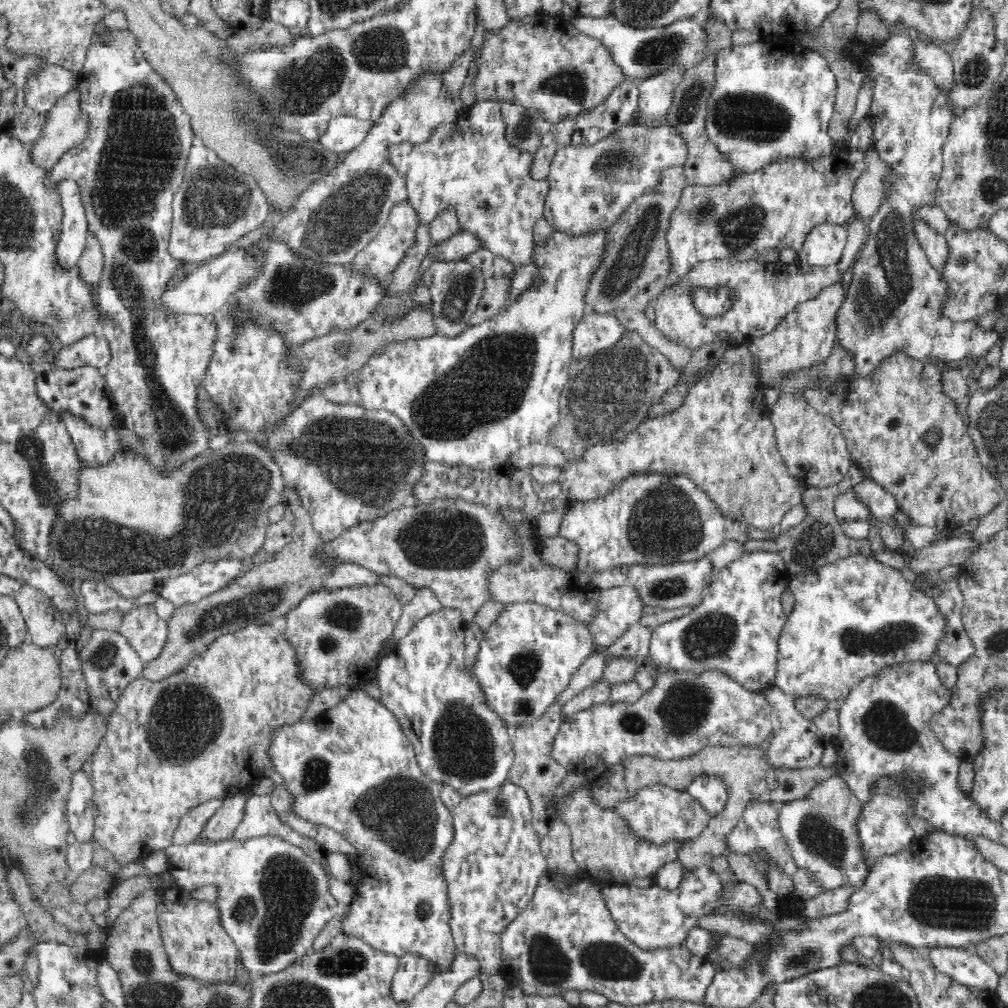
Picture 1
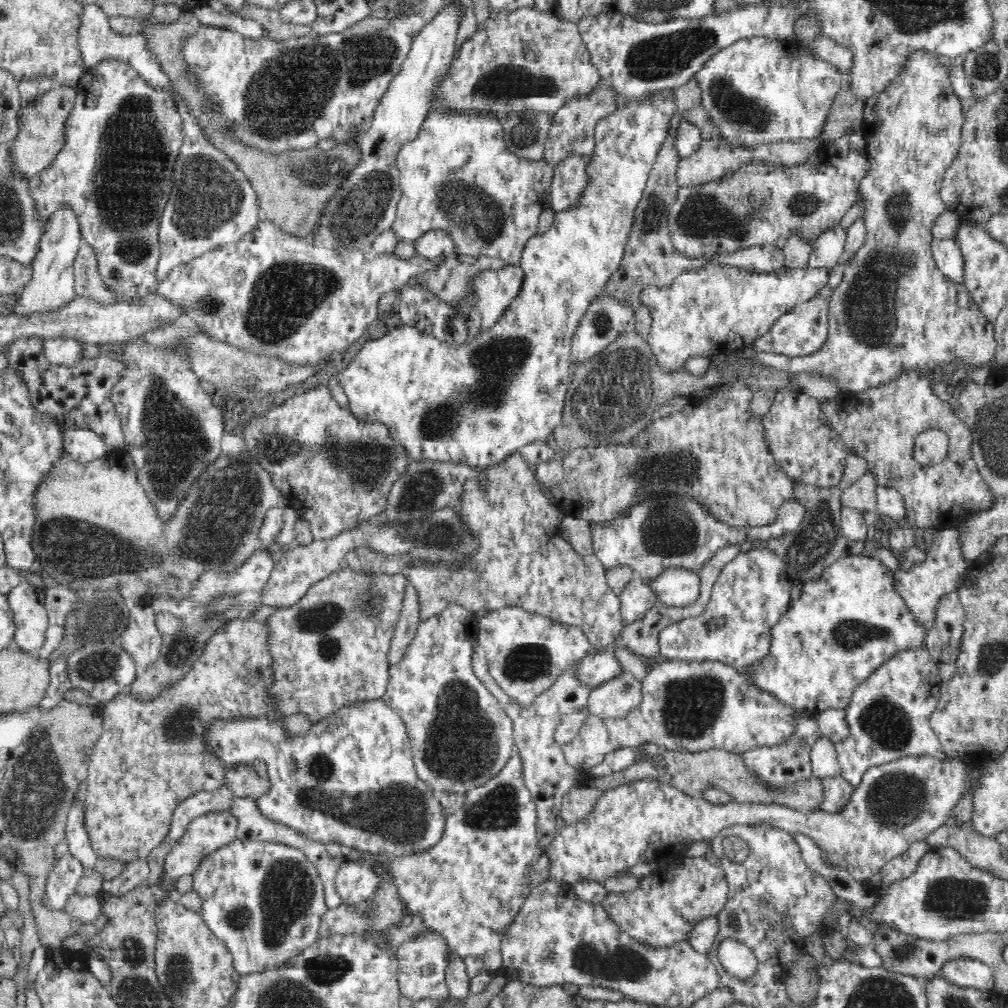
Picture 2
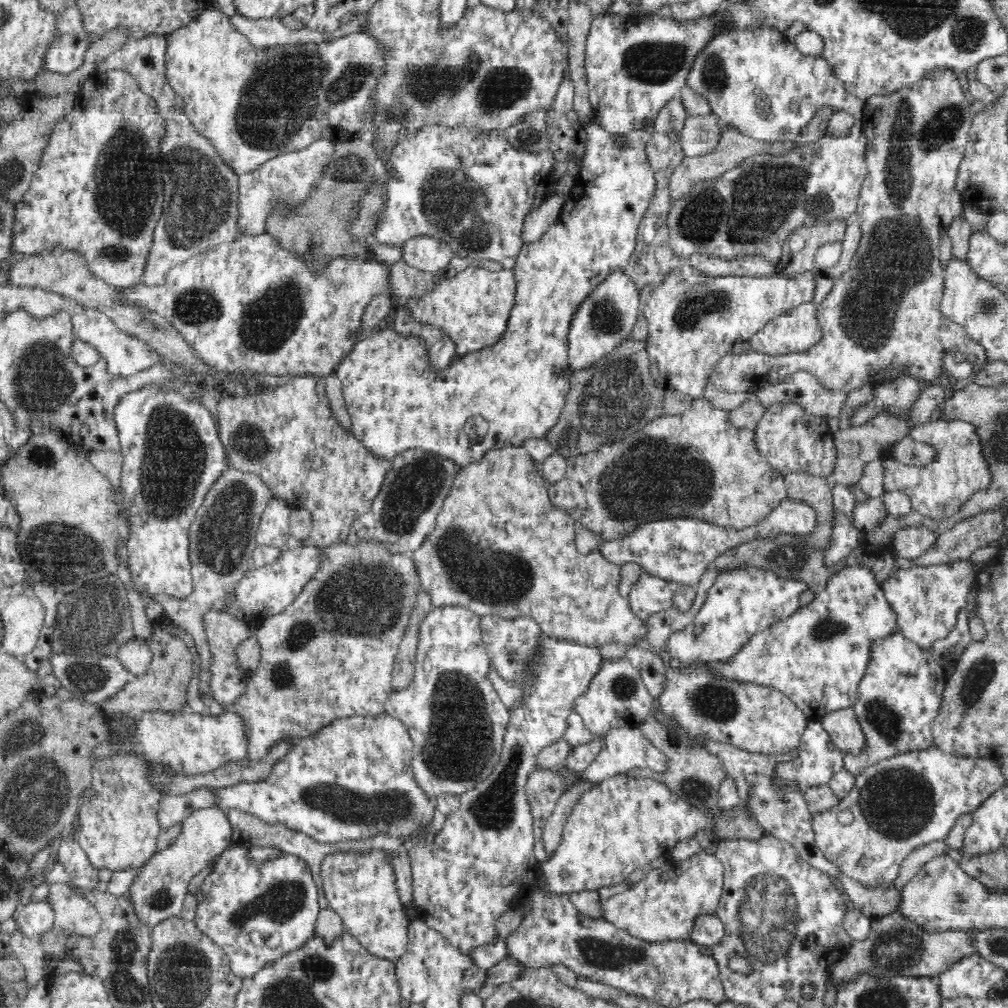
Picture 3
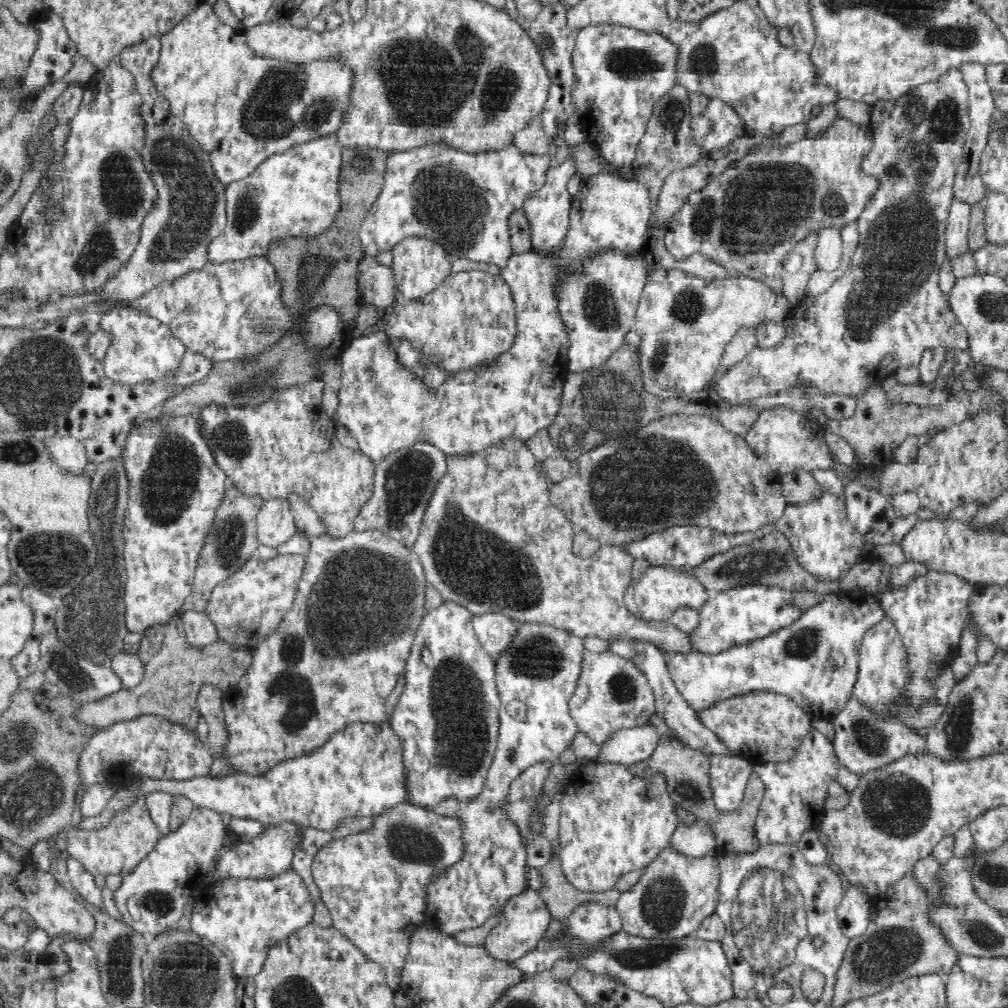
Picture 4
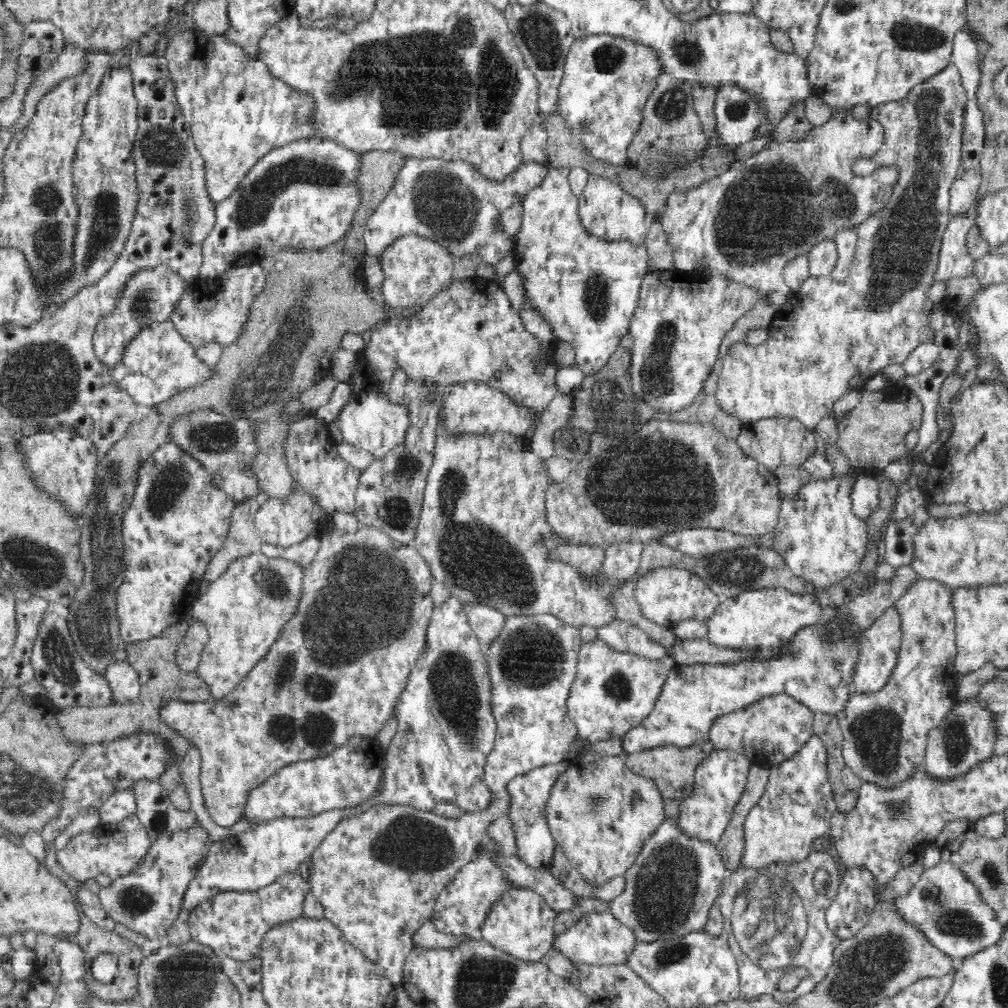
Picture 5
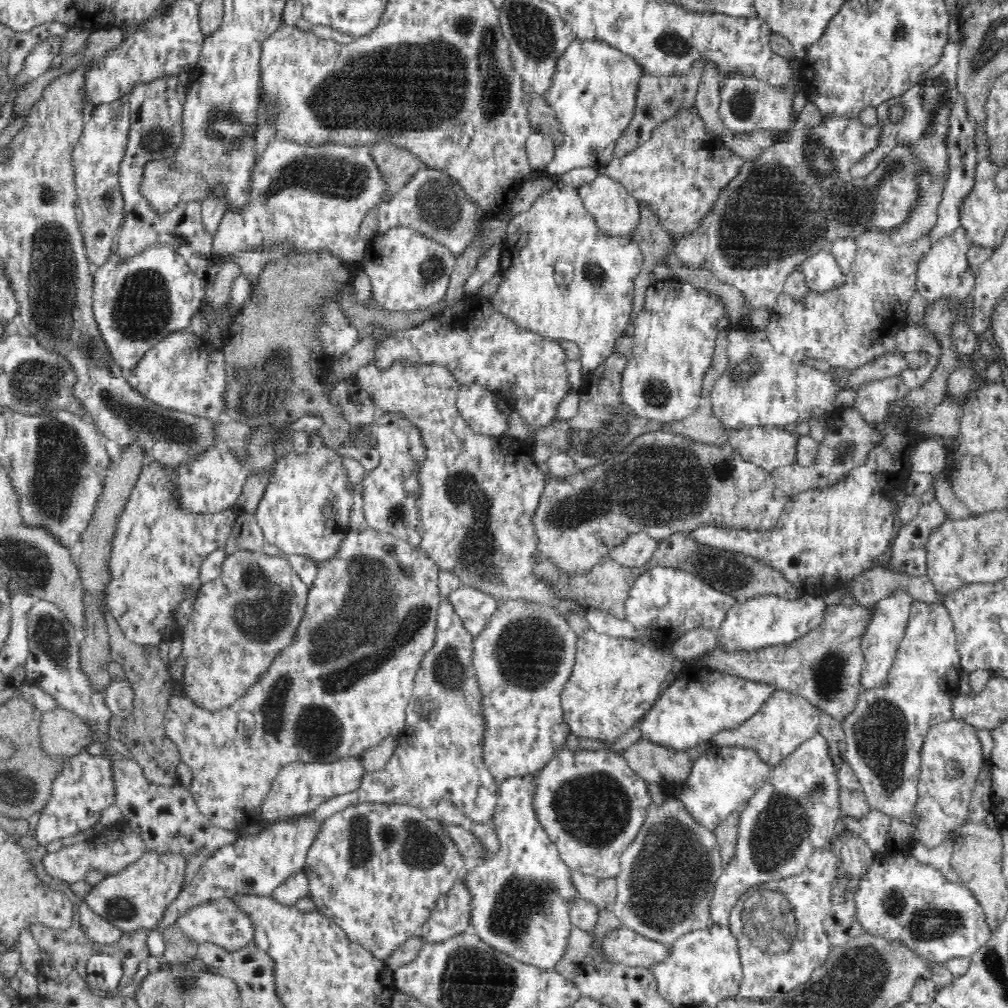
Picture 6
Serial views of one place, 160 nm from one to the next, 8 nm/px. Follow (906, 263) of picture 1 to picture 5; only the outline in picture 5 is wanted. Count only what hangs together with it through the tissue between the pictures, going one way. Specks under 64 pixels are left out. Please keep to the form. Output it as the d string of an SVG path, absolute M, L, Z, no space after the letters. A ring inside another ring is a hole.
M953 63L948 64L946 68L942 69L934 76L930 76L928 80L917 84L912 91L909 92L908 97L898 101L890 102L884 105L879 105L871 108L870 118L877 120L879 126L884 126L884 132L879 133L879 137L884 138L884 143L878 149L877 153L872 156L860 158L851 166L852 172L856 176L868 176L873 173L875 169L879 169L884 165L896 165L900 169L900 176L898 184L894 187L894 192L890 203L886 209L871 219L864 220L862 224L858 224L854 228L857 233L857 248L854 262L852 263L852 270L850 274L844 279L841 284L830 282L830 280L820 278L816 279L814 276L809 276L804 281L804 284L795 292L796 298L794 302L787 302L784 312L779 310L774 314L773 319L769 322L769 326L764 330L764 342L757 344L750 344L744 342L734 342L722 359L722 371L718 376L716 387L716 402L720 406L720 410L726 414L733 416L740 424L746 426L748 423L755 423L759 420L766 419L792 419L801 422L804 426L814 430L815 426L820 422L820 419L833 415L833 406L835 402L850 392L861 392L863 384L873 375L880 372L884 367L890 365L902 365L908 355L913 352L920 344L934 343L934 337L931 336L931 330L928 328L928 317L934 304L930 304L925 297L926 291L933 284L933 274L937 267L937 260L942 242L943 232L946 230L949 223L949 192L953 185L954 179L957 176L958 167L961 159L961 144L962 144L962 113L964 106L966 106L966 94L960 84L961 75L958 68Z

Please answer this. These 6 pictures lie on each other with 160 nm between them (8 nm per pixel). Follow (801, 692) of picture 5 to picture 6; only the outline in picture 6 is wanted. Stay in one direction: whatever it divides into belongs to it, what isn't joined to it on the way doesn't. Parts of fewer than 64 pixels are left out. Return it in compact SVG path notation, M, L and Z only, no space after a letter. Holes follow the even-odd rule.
M687 664L638 723L641 737L677 751L699 750L711 743L717 732L738 728L763 710L765 701L775 690L728 674L723 676L704 666Z

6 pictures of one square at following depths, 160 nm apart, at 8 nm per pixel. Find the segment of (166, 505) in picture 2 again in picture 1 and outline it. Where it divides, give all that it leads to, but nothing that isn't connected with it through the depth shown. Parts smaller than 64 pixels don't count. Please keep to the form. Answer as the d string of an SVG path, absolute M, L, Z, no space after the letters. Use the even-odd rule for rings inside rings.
M110 29L110 32L112 32L112 44L110 46L102 46L101 42L99 42L99 34L97 34L97 31L95 32L95 40L88 50L87 60L84 62L83 70L77 79L78 89L81 94L79 107L81 108L81 112L87 115L88 120L88 138L82 141L81 144L69 148L63 154L62 158L50 170L45 172L45 183L48 186L58 187L60 182L71 180L77 184L78 196L85 210L89 236L93 236L101 244L104 257L104 266L99 287L96 290L96 299L100 309L106 313L106 320L104 320L104 327L101 331L110 347L109 362L104 367L106 382L112 391L113 399L118 410L120 428L126 428L126 430L132 430L132 432L138 434L140 455L153 470L164 474L164 472L175 472L176 468L182 468L190 460L196 460L198 456L206 454L208 450L211 450L210 436L213 436L210 428L206 426L204 418L200 416L197 402L198 388L202 386L206 378L206 372L208 372L208 366L210 366L210 360L214 356L214 348L217 342L216 334L218 334L218 327L216 327L217 317L215 315L188 314L165 316L161 312L161 306L159 306L161 294L167 288L171 287L171 284L187 270L182 264L177 264L175 260L170 258L167 251L167 242L171 229L171 218L173 217L172 200L184 176L184 164L186 164L187 154L196 139L191 130L189 115L185 113L176 94L168 87L162 76L156 73L152 69L152 65L146 61L144 53L138 48L136 37L132 34L132 31L129 29Z

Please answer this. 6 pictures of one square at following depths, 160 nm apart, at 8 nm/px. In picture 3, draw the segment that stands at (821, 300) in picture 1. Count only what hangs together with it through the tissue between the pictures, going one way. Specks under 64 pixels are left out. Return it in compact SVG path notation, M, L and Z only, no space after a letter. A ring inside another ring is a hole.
M812 300L769 320L751 336L751 349L772 357L810 349L821 338L815 312Z

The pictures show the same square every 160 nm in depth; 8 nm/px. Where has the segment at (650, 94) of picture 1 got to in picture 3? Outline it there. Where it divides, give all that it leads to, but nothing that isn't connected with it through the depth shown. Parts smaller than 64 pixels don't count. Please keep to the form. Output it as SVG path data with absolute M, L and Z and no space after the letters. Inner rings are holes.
M593 119L584 122L581 134L581 140L584 142L583 154L580 165L575 170L576 182L574 182L570 192L568 192L568 200L560 211L558 222L552 224L540 237L539 241L532 242L532 244L523 244L521 251L518 253L516 262L512 268L516 281L515 304L512 307L504 337L496 345L472 352L466 356L454 358L450 366L446 366L441 372L434 372L427 363L427 350L425 350L424 341L420 341L416 337L404 337L394 331L391 326L383 326L376 330L373 336L362 338L360 342L354 344L352 350L347 352L344 360L338 364L338 368L336 368L334 373L343 384L343 399L346 410L351 418L351 432L366 451L370 451L370 454L376 457L391 461L399 452L410 450L411 448L424 449L443 458L453 460L458 466L463 466L464 464L478 462L488 449L504 448L510 445L520 446L528 439L546 437L547 432L559 422L559 416L565 407L569 391L568 380L571 369L567 357L569 351L567 336L572 313L576 310L579 302L582 302L587 297L587 294L604 280L606 275L609 275L614 269L624 270L625 266L629 263L634 248L636 248L639 224L654 199L654 192L656 190L655 174L650 168L643 151L646 142L650 140L650 136L652 136L652 124L648 131L628 136L627 144L624 145L624 148L619 148L616 141L613 140L612 135L604 132Z

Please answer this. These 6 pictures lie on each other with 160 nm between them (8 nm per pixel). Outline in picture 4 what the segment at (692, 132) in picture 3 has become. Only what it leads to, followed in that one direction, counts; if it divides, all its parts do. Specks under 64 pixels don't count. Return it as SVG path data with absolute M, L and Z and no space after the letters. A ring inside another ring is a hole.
M712 98L706 110L694 117L693 125L693 134L695 134L697 144L702 145L702 152L705 154L728 147L733 141L748 136L745 120L740 117L740 113L732 107L732 104L720 98Z

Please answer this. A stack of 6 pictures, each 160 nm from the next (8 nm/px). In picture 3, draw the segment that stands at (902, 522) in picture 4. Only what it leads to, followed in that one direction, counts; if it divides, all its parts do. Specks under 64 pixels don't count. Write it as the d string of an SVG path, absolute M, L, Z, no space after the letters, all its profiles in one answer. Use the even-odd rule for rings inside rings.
M882 497L858 498L851 510L851 523L854 528L860 529L864 534L880 530L880 524L886 522L888 509L884 505Z

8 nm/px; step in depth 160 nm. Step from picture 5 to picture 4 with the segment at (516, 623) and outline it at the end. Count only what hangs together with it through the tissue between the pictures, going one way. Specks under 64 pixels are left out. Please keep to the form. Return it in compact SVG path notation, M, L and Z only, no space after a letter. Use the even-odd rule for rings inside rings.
M517 623L510 644L494 659L495 684L499 692L499 733L497 747L490 763L484 788L480 796L461 804L460 818L463 820L466 854L454 867L448 868L443 875L434 880L428 895L427 922L445 934L464 931L467 928L482 926L488 918L496 916L510 897L521 893L525 888L524 869L525 850L516 825L505 815L501 802L508 794L510 783L528 768L536 764L558 762L572 745L578 733L577 724L569 713L569 702L576 690L580 676L584 641L578 636L554 627L552 632L542 628L540 623Z

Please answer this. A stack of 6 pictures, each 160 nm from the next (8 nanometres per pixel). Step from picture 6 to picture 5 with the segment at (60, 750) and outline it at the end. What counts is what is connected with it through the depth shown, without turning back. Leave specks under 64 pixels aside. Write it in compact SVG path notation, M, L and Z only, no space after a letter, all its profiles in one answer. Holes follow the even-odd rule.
M185 626L168 628L163 635L150 640L138 641L135 643L126 643L124 652L126 652L127 663L138 672L140 682L140 694L138 698L130 704L108 704L100 708L88 708L78 705L60 707L56 712L56 722L62 730L63 739L70 744L88 745L102 742L112 742L118 739L124 739L126 736L135 736L140 732L155 736L163 740L169 748L169 760L165 769L160 773L157 781L163 786L170 800L178 809L190 809L190 799L182 778L180 778L179 764L190 746L187 740L184 740L177 732L165 726L160 720L159 712L173 700L186 702L210 701L208 688L205 687L196 672L182 672L175 663L175 650L177 644L183 639Z

